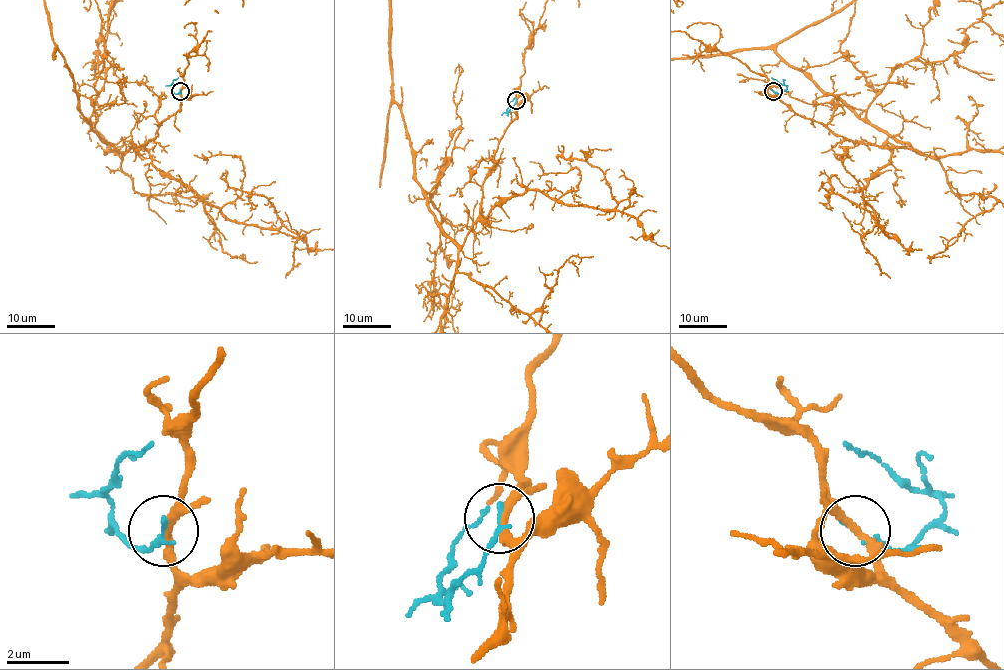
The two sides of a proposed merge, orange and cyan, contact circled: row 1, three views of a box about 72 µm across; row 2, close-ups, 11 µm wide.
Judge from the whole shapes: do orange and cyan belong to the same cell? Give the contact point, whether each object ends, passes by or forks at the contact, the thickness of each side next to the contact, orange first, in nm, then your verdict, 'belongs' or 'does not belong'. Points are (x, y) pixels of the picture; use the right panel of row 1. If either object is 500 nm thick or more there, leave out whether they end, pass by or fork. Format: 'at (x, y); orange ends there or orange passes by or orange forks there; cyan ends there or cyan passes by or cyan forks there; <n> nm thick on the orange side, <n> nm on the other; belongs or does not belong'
at (773, 91); orange passes by; cyan ends there; 240 nm thick on the orange side, 200 nm on the other; does not belong

